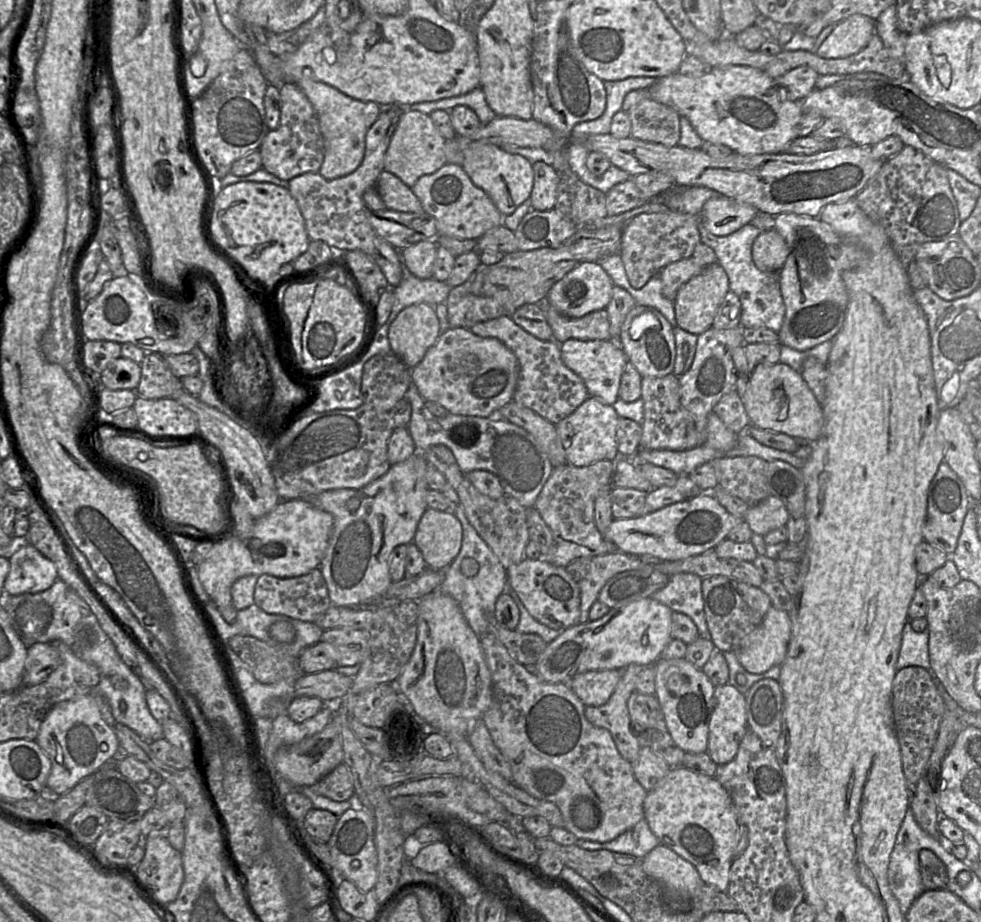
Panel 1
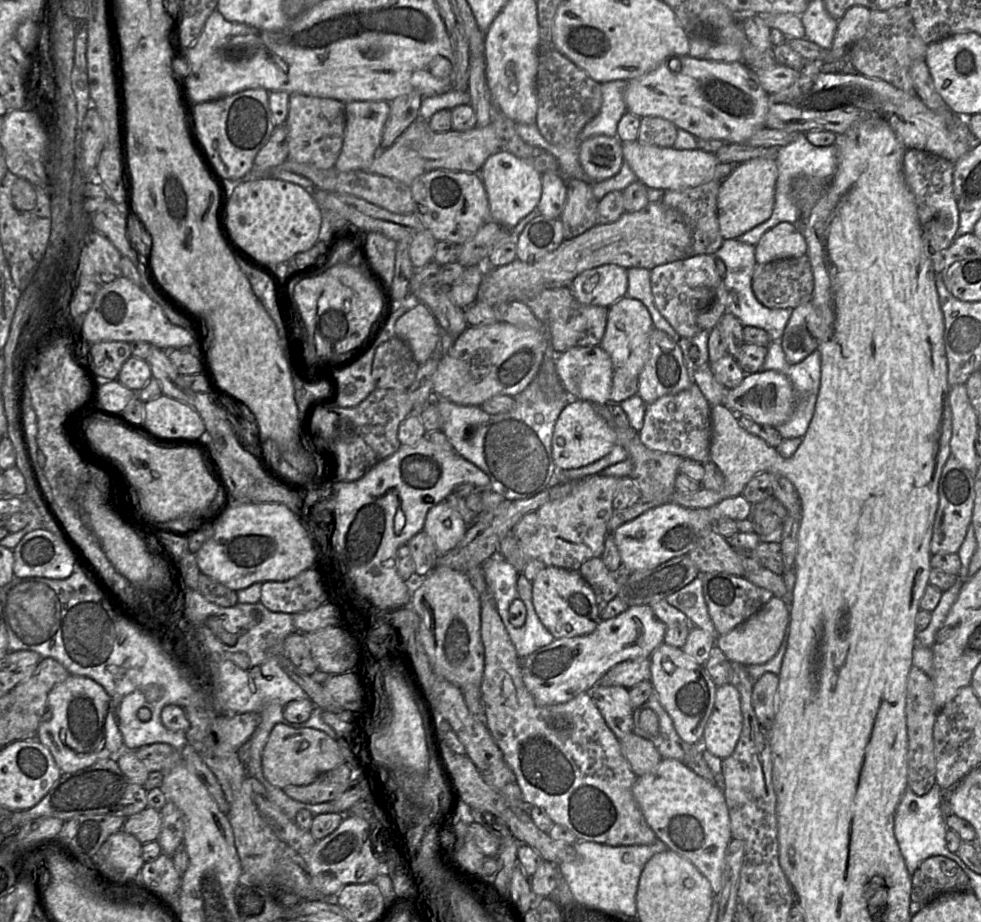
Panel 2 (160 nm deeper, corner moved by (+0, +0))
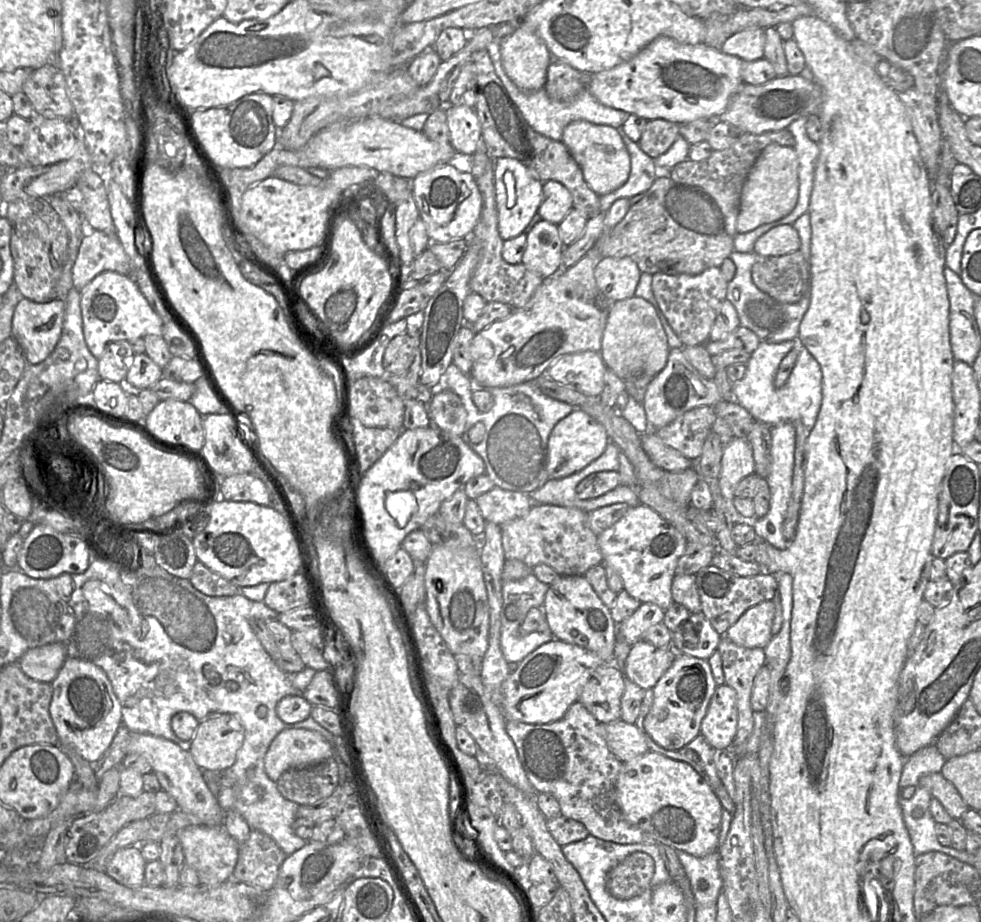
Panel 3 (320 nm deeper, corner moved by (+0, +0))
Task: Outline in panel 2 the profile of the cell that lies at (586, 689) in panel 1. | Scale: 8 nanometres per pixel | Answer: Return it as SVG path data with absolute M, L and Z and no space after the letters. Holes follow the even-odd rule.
M637 658L618 663L609 669L598 681L602 686L632 688L644 680L650 680L650 658Z

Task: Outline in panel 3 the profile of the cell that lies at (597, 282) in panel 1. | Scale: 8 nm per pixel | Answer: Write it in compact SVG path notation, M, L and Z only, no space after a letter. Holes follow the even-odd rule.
M603 258L595 267L594 278L598 290L616 302L634 297L641 271L631 258Z

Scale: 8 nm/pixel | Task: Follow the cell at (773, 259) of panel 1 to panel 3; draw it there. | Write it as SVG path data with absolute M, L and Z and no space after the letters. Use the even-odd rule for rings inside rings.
M792 224L770 229L754 244L753 252L760 256L782 256L798 251L801 246L798 232Z

